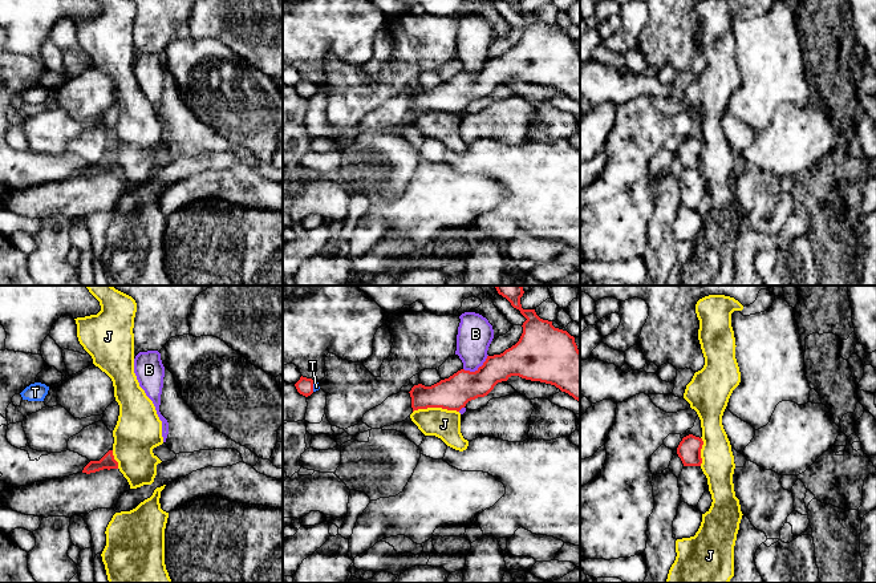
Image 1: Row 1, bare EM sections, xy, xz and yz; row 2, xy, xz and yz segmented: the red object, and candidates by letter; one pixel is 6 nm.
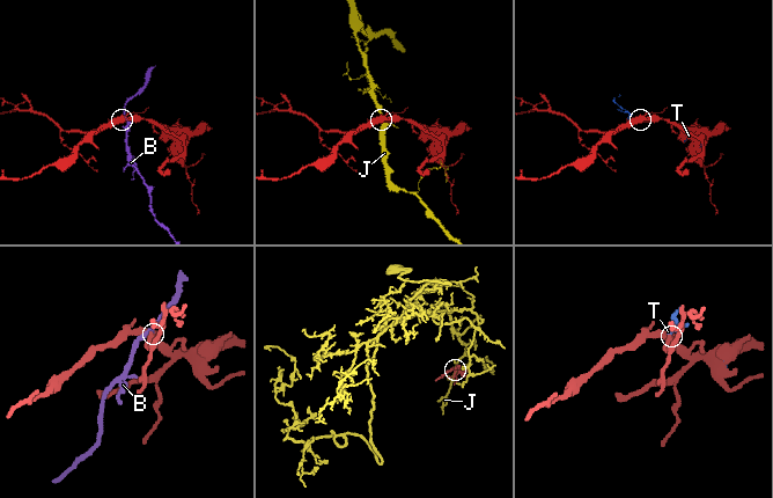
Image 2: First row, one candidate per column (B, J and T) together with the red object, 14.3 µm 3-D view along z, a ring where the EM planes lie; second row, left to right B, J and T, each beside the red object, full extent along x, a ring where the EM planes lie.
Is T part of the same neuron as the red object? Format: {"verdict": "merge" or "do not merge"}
{"verdict": "do not merge"}

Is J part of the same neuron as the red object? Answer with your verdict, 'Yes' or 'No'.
No

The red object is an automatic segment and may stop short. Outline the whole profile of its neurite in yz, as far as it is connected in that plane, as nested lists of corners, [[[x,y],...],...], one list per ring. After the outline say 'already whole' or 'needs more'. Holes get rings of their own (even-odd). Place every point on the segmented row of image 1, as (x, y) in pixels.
[[[689,434],[682,438],[677,448],[677,454],[681,458],[684,466],[701,466],[701,449],[703,441],[699,437]]]; already whole

